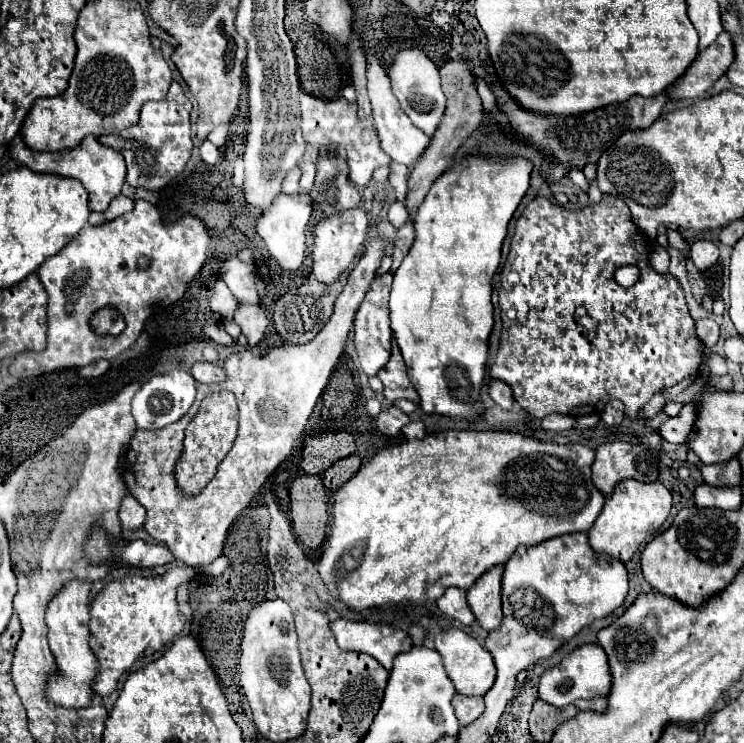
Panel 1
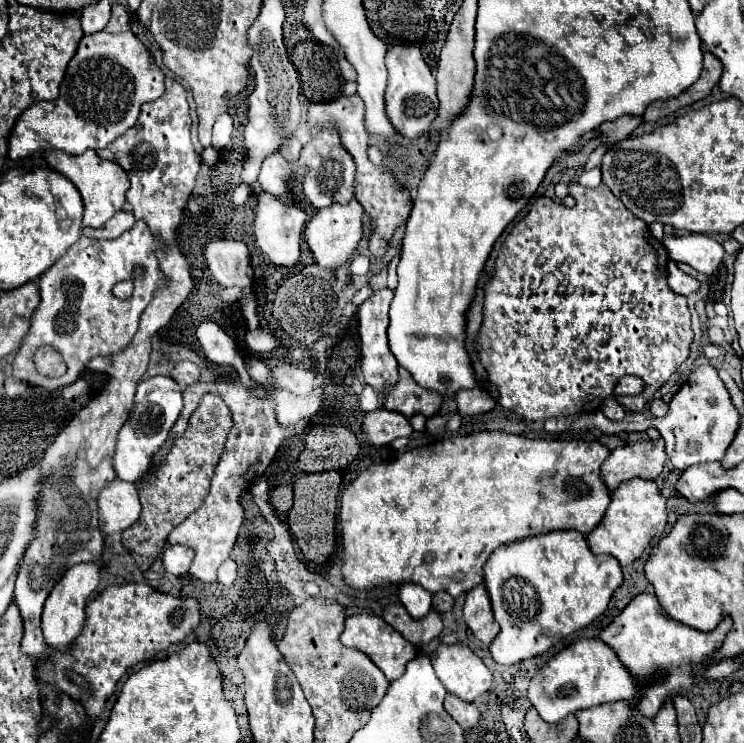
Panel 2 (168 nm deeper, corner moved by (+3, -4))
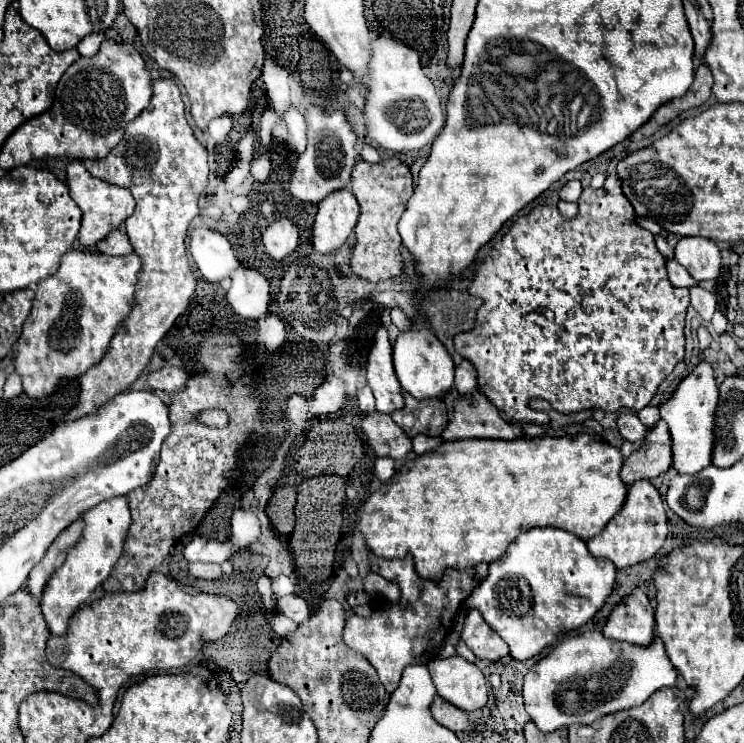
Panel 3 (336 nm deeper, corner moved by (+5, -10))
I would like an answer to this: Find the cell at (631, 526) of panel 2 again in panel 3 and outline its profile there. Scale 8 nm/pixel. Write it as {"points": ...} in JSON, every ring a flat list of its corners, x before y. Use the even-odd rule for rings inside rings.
{"points":[[642,479,630,485,626,505,622,507,622,511,604,527,602,533,588,539,586,545,594,557,606,557,618,569,622,569,654,557,662,549,666,537,668,537,668,519,664,511,664,501,652,483]]}

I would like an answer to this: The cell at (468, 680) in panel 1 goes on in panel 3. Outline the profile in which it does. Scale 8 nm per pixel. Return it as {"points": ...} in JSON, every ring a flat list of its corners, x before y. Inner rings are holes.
{"points":[[460,655,442,659,436,657,428,663,432,681,442,699,462,711,482,709,488,701,488,683,482,671,462,659]]}

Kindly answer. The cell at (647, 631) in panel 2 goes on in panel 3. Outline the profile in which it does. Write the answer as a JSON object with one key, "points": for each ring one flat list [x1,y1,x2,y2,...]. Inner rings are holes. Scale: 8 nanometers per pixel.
{"points":[[642,589,626,595,606,617,602,633,610,639,648,645,654,637,654,609]]}

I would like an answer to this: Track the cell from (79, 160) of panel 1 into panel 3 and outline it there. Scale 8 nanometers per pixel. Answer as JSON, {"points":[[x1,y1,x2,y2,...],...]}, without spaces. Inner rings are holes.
{"points":[[70,161,66,171,70,195,82,209,82,227,78,233,78,241,84,247,96,247,102,239,106,239,106,235,110,235,110,231,118,229,126,221,126,217,130,217,130,213,134,213,134,197,126,187,110,185,98,177,92,177,80,161]]}

